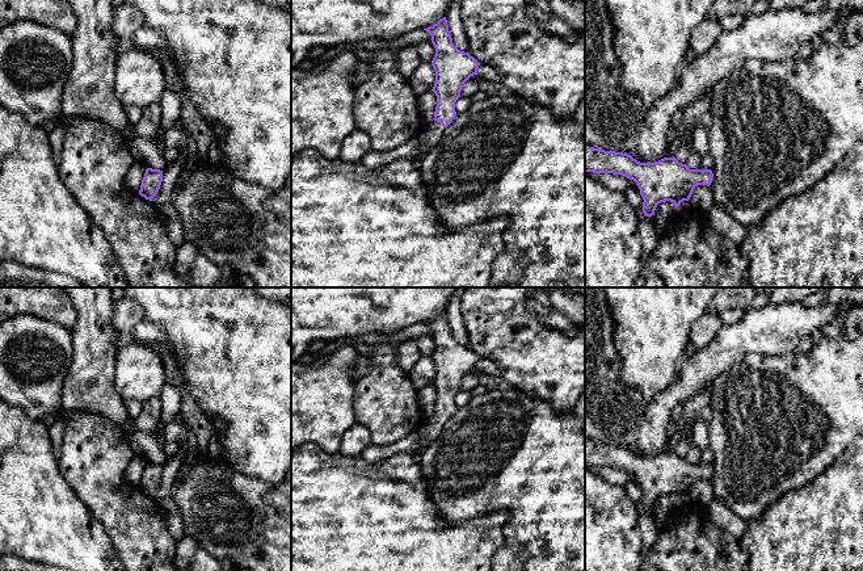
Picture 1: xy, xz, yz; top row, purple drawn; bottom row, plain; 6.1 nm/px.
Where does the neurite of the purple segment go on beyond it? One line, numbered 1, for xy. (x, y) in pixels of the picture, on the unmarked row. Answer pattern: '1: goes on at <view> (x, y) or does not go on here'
1: does not go on here

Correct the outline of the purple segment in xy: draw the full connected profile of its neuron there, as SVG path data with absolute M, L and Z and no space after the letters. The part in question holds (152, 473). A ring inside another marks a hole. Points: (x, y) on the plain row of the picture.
M147 462L142 474L139 488L146 494L152 495L157 488L163 475L163 465Z

